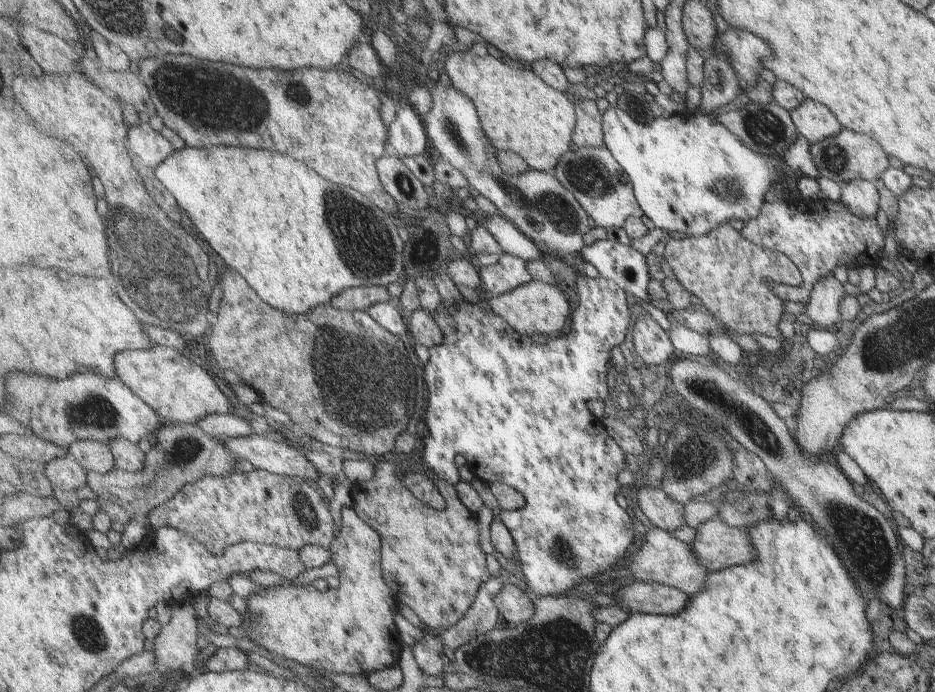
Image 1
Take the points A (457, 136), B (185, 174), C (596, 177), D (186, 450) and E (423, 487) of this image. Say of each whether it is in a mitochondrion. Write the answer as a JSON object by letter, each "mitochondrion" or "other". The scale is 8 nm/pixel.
{"A":"mitochondrion","B":"other","C":"mitochondrion","D":"mitochondrion","E":"other"}

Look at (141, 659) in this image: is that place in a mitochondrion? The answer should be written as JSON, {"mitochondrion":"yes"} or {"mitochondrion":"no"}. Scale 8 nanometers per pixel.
{"mitochondrion":"no"}

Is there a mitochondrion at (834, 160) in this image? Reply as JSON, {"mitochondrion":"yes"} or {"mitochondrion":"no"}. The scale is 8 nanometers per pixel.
{"mitochondrion":"yes"}

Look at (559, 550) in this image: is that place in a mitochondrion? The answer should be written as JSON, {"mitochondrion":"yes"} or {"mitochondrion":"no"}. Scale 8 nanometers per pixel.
{"mitochondrion":"yes"}

